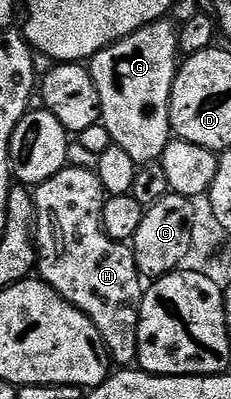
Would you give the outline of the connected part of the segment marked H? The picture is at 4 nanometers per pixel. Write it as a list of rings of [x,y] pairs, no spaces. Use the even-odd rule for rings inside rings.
[[[64,166],[56,177],[37,184],[32,194],[36,212],[37,278],[84,312],[92,325],[100,329],[111,360],[119,368],[129,368],[138,358],[138,308],[142,306],[144,279],[138,273],[133,246],[117,243],[102,227],[108,196],[97,170]]]

